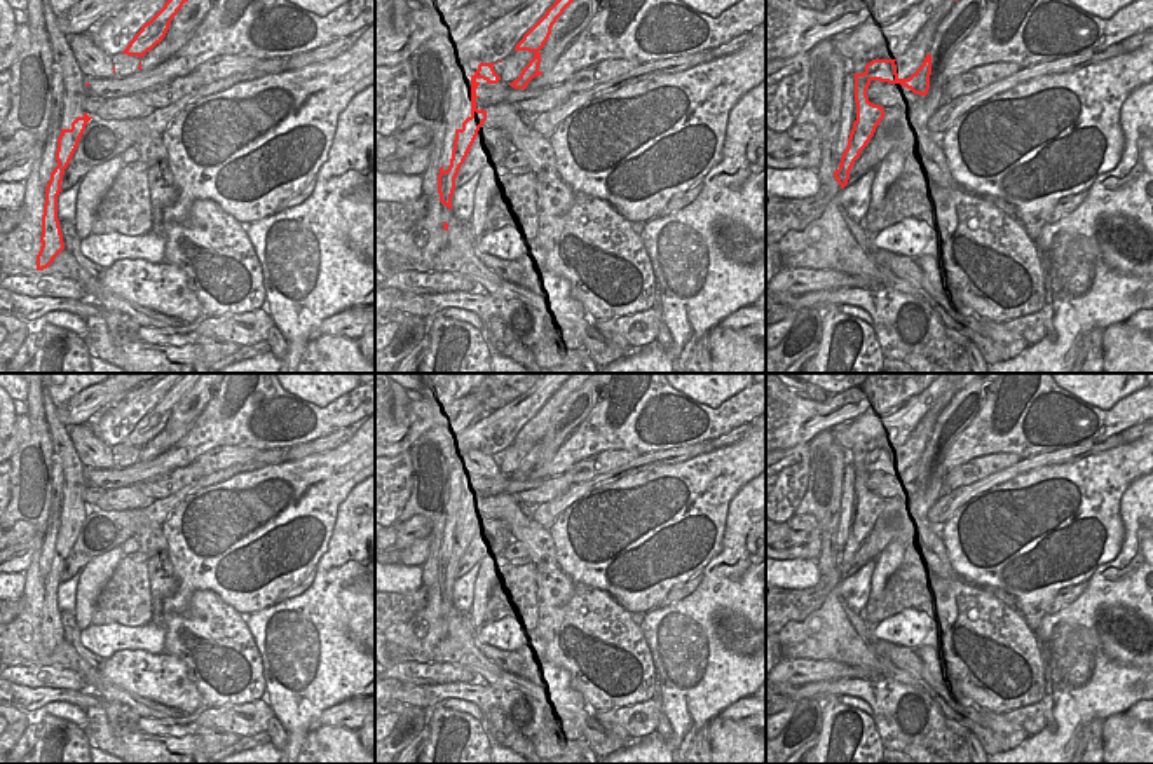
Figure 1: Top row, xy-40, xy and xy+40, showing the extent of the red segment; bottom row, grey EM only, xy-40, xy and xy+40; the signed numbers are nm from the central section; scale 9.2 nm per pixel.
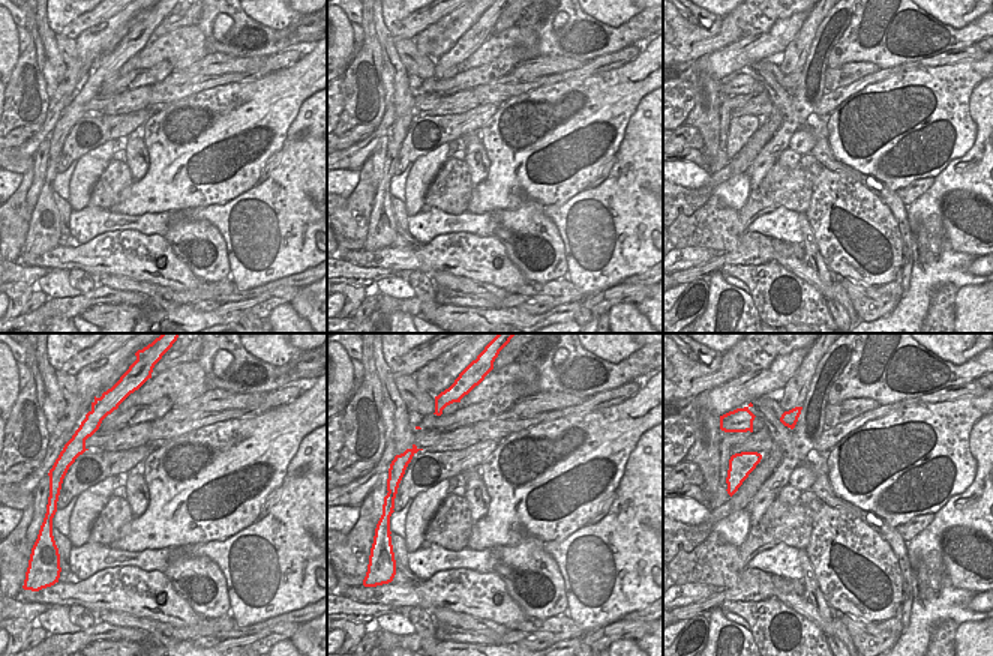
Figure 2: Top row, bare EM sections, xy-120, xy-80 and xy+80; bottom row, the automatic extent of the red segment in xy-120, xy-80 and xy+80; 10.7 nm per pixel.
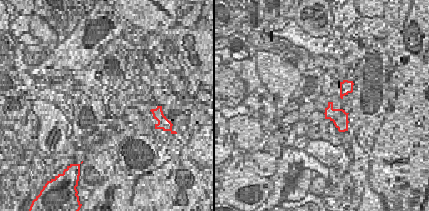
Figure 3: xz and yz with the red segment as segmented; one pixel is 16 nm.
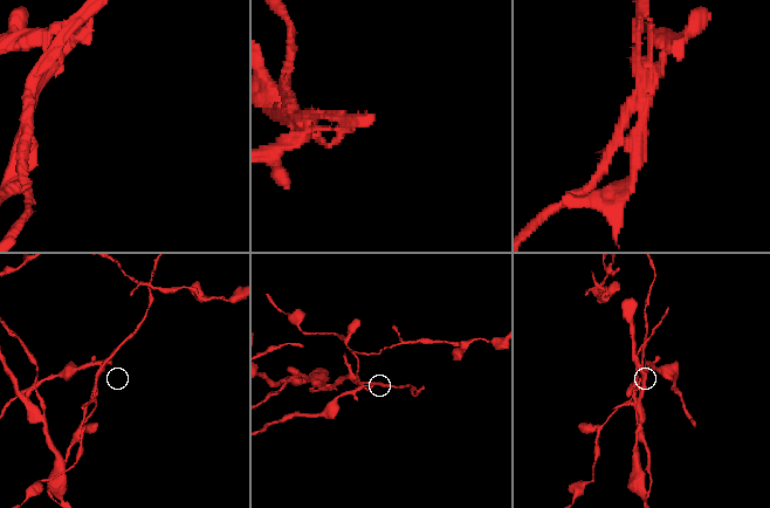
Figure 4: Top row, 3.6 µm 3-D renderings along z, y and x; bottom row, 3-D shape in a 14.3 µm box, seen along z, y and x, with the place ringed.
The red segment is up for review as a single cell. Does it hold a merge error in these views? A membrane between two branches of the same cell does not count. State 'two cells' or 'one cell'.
two cells

